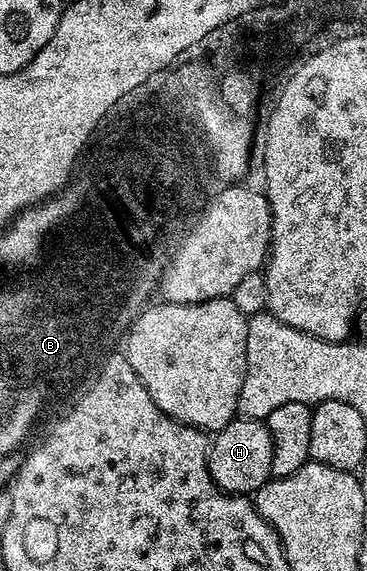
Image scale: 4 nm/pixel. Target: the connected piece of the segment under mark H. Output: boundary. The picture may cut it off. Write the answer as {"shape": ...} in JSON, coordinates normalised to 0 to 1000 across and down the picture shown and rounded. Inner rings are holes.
{"shape":[[[632,732],[608,751],[578,762],[569,783],[569,832],[580,835],[583,848],[616,865],[651,865],[659,869],[698,867],[706,855],[730,844],[738,835],[738,806],[744,804],[744,772],[738,757],[722,748],[719,737],[695,732]]]}

